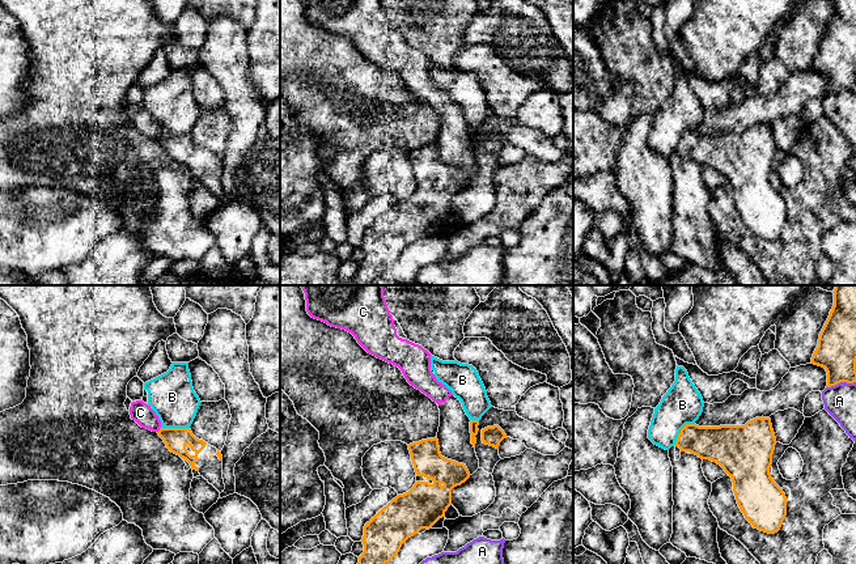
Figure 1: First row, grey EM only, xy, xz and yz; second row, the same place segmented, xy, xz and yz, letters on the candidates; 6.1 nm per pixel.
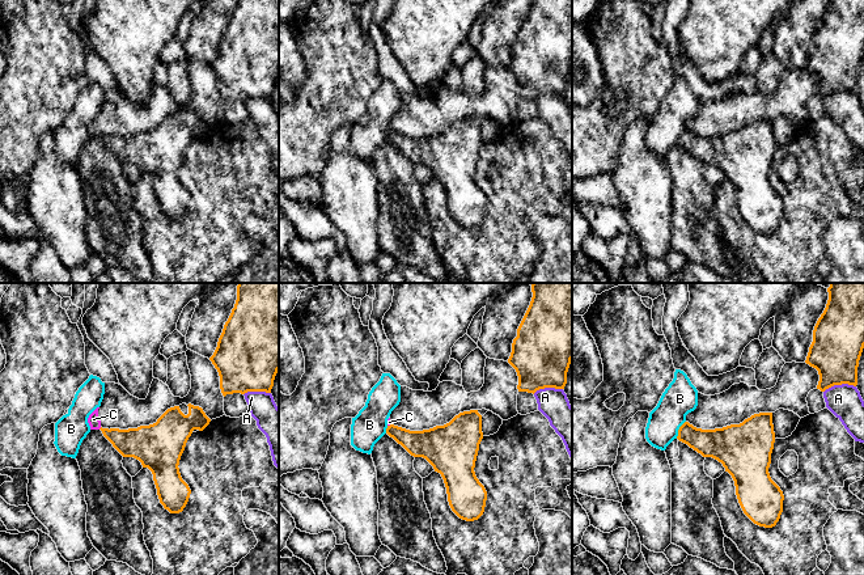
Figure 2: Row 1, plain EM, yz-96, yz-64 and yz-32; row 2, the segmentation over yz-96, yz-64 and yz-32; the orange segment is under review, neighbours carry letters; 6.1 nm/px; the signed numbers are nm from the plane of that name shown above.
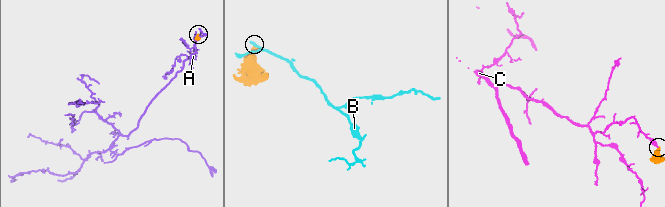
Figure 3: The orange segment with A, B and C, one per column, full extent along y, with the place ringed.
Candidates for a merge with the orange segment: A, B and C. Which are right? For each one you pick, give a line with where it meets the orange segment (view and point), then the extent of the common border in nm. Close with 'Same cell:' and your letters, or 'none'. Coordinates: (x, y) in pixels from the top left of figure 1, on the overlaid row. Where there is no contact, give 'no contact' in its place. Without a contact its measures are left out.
Same cell: none

